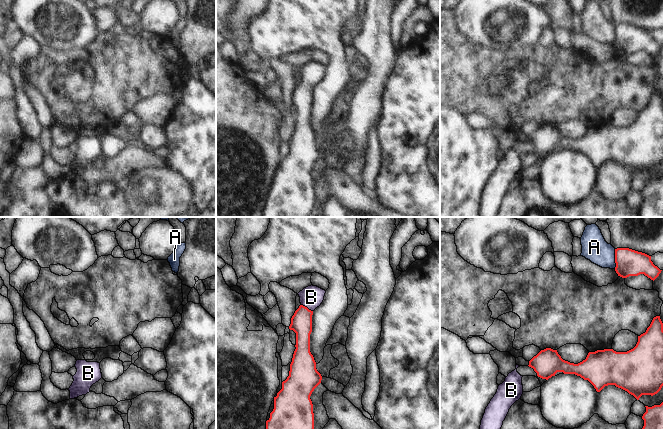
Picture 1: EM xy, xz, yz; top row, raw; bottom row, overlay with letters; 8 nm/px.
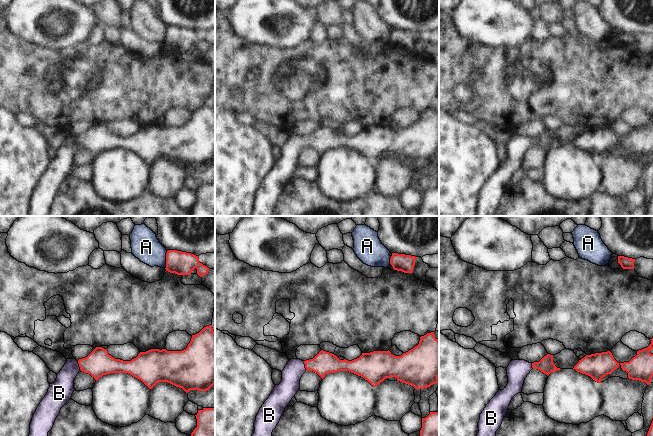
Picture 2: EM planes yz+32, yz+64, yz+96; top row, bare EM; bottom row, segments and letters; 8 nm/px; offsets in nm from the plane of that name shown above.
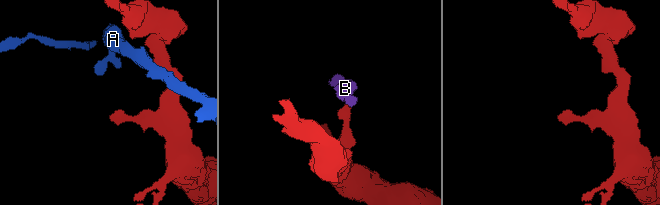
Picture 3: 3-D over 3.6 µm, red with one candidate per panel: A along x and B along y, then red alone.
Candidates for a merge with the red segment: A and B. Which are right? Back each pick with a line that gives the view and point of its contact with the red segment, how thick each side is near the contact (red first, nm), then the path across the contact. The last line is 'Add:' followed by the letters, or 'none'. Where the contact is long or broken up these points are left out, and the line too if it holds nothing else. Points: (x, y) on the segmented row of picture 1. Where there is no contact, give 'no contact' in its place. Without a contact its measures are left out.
B: xz (306, 307) | 180/180 nm | across xz (301, 322), (306, 307), (311, 297)
Add: B

